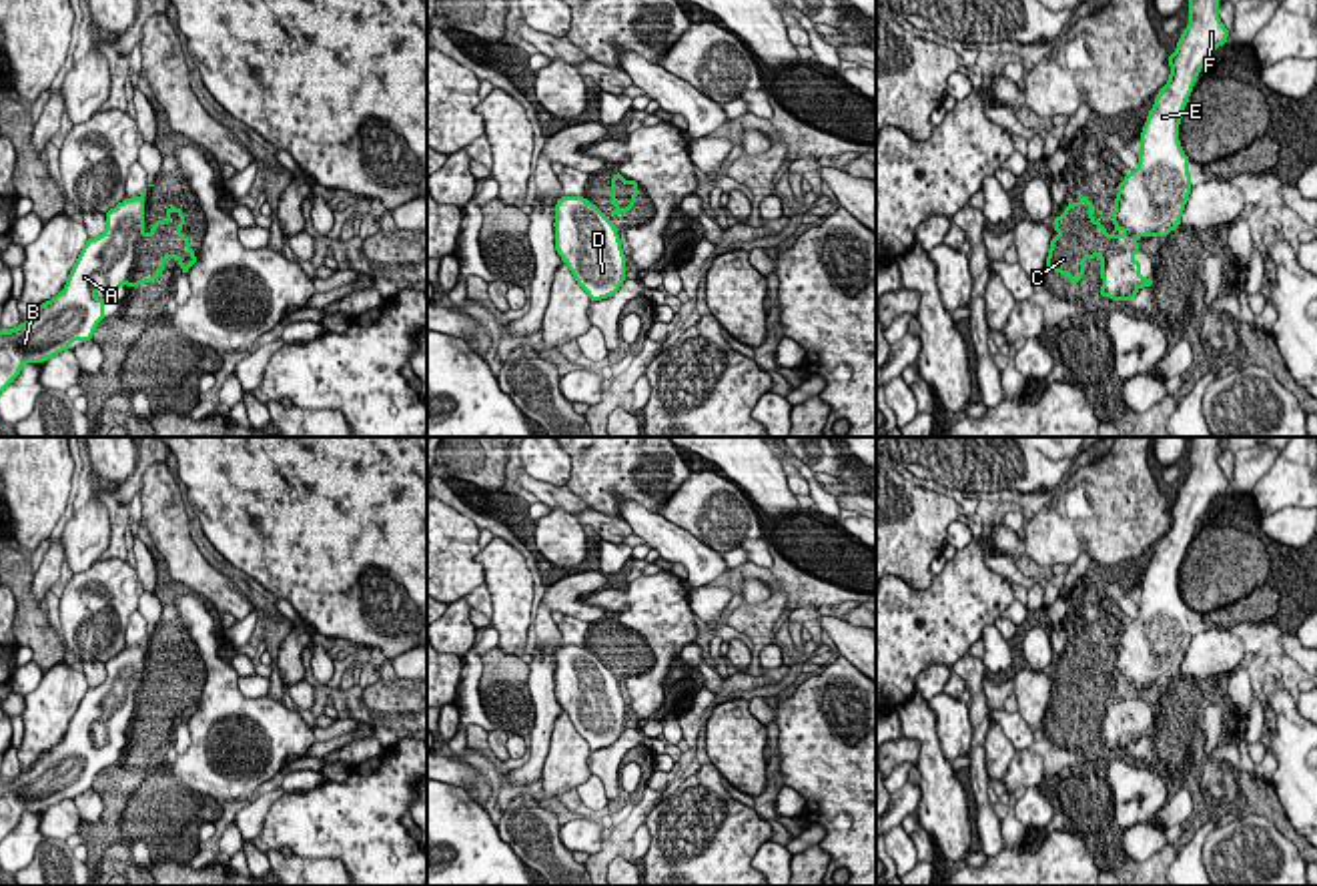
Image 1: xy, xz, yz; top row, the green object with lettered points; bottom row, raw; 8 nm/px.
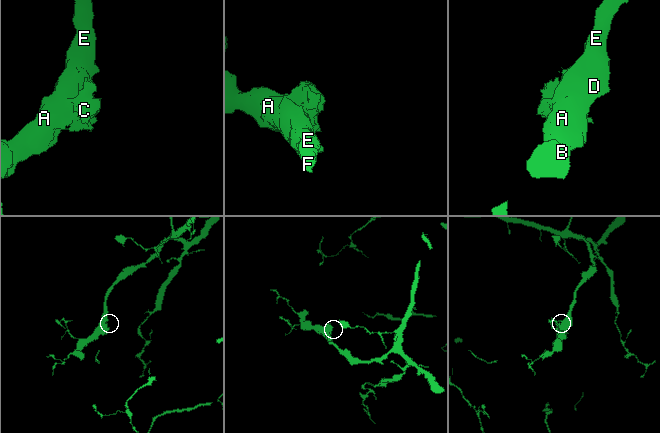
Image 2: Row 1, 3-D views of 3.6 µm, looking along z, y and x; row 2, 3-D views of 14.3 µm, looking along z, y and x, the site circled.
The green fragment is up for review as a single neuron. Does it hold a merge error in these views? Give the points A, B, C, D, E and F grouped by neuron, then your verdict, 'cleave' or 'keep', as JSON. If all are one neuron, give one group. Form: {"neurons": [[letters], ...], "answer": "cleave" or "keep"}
{"neurons": [["A", "B", "C", "D", "E", "F"]], "answer": "keep"}

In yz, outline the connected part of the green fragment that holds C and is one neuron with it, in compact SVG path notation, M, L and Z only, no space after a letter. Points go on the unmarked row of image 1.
M1191 437L1189 475L1169 505L1169 531L1159 539L1143 575L1139 615L1119 633L1115 647L1113 682L1123 678L1125 684L1109 686L1101 670L1092 670L1088 643L1052 670L1058 684L1050 690L1044 720L1068 724L1070 736L1084 726L1084 708L1096 704L1101 730L1107 732L1101 734L1103 746L1133 750L1141 736L1153 736L1153 728L1141 726L1141 710L1133 710L1139 704L1137 688L1167 686L1181 674L1191 643L1191 607L1181 597L1179 571L1199 519L1229 485L1217 463L1219 445L1221 437Z

